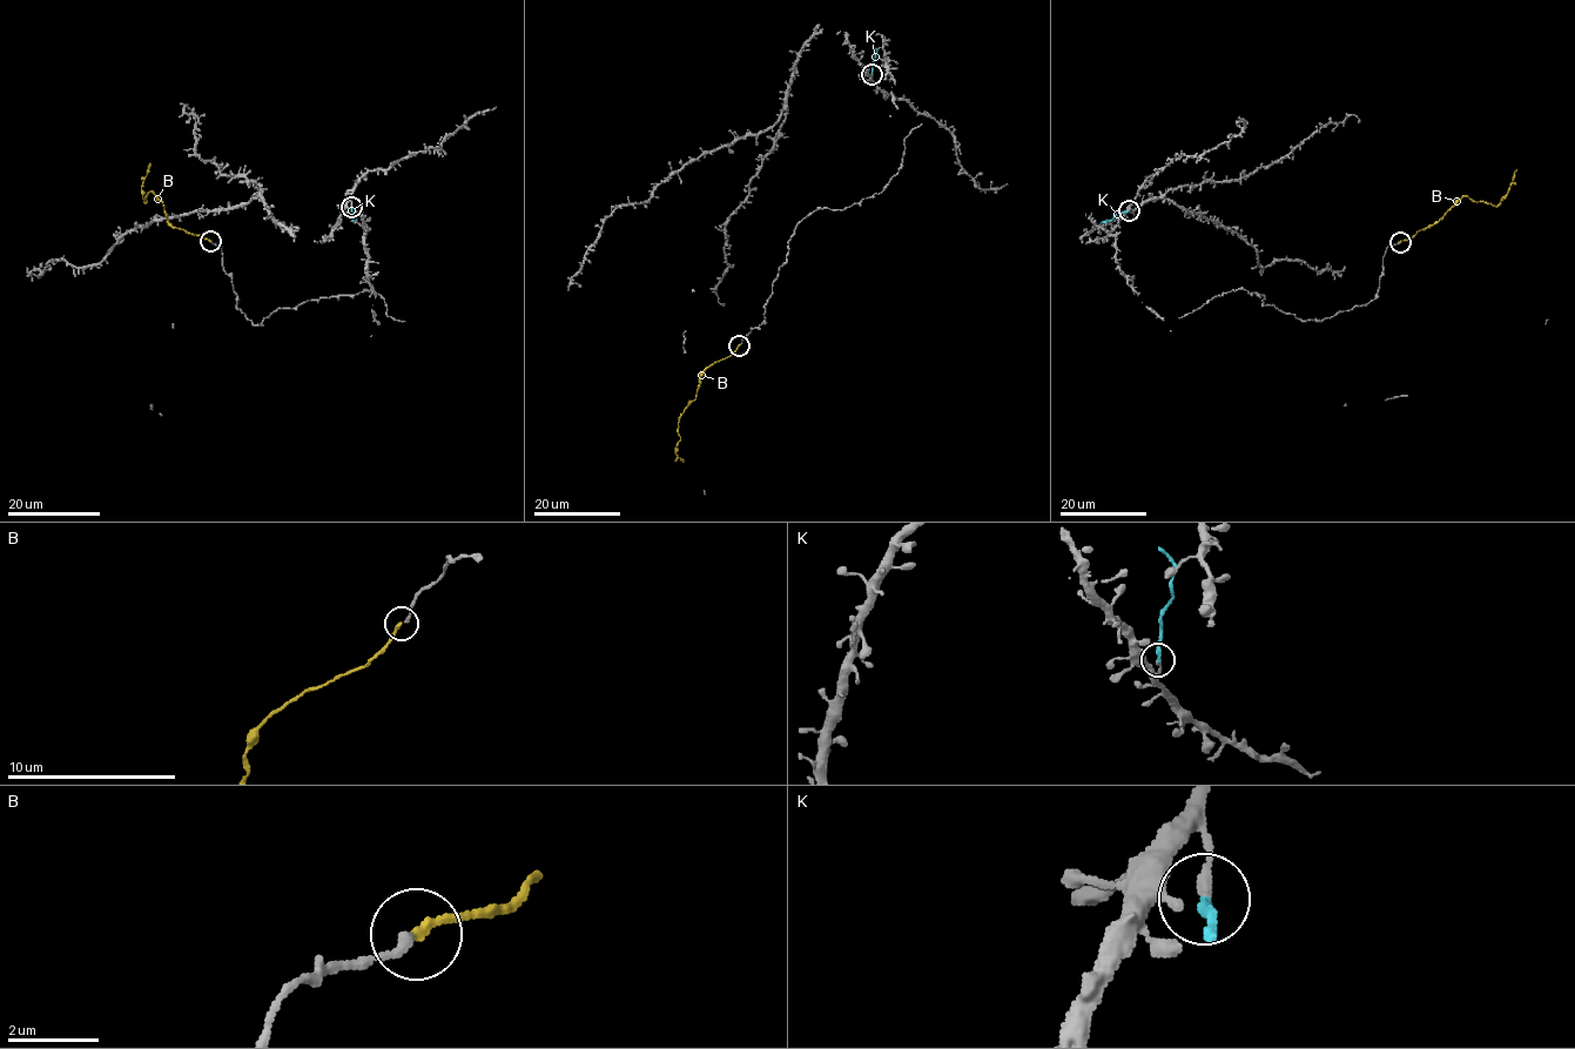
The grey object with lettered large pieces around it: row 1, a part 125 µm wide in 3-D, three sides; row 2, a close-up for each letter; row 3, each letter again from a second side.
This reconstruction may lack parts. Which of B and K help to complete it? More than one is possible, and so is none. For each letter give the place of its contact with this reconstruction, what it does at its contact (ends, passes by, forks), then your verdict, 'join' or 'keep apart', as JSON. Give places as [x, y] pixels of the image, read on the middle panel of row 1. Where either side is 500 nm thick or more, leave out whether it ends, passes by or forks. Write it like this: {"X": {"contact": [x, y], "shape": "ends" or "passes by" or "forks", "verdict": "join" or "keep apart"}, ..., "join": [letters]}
{"B": {"contact": [739, 345], "shape": "ends", "verdict": "join"}, "K": {"contact": [872, 74], "shape": "ends", "verdict": "keep apart"}, "join": ["B"]}

